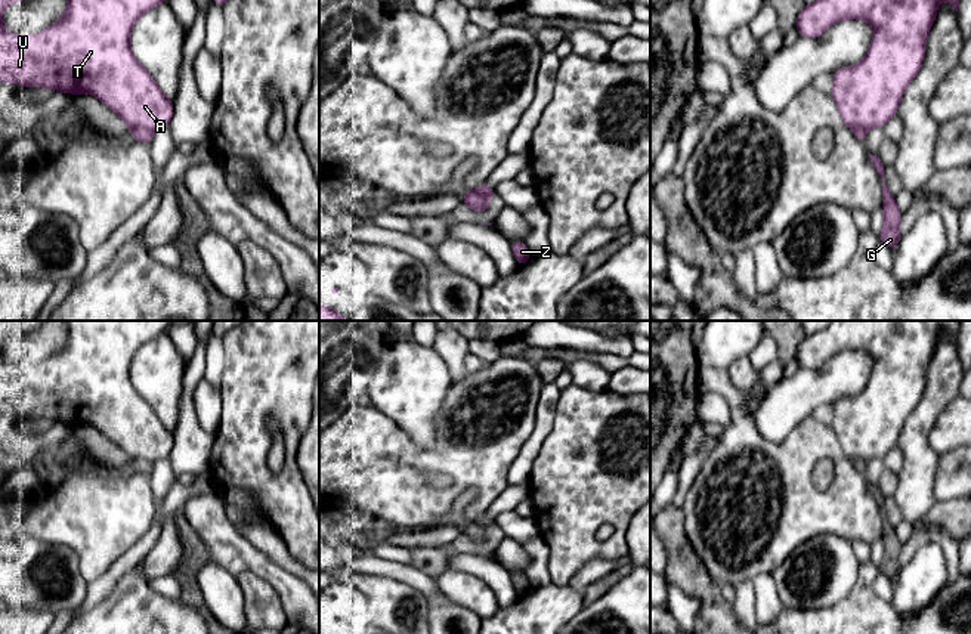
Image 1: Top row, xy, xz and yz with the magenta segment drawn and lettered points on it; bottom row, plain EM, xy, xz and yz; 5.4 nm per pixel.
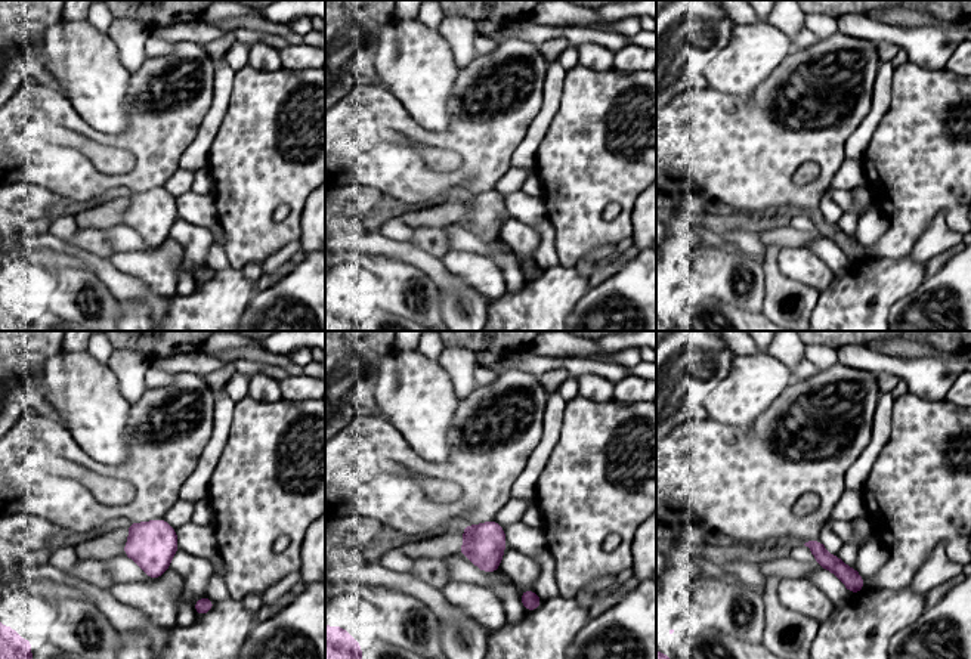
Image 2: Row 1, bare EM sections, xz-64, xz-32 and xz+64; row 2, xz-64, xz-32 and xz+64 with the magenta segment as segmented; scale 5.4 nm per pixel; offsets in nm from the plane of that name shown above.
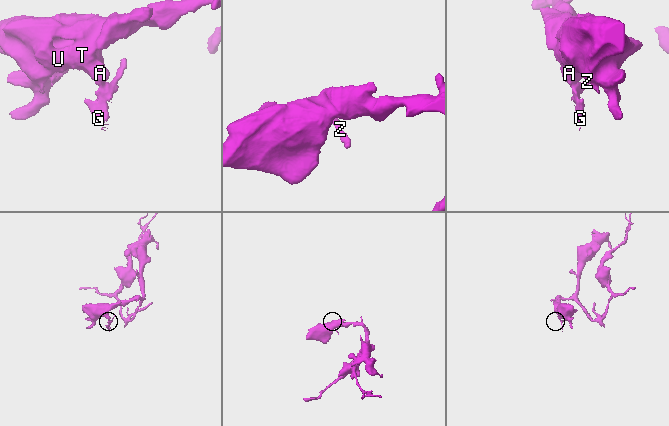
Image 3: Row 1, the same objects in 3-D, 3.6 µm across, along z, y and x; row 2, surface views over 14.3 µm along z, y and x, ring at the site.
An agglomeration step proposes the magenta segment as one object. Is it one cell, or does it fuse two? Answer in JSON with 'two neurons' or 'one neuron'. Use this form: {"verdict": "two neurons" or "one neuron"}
{"verdict": "two neurons"}

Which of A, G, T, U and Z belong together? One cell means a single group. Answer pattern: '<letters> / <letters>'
A T U / G Z

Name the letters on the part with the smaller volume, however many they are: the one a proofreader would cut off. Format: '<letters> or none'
G, Z

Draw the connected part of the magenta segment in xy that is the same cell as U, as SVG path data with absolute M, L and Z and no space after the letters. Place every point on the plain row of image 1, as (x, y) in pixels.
M0 321L0 414L50 418L69 426L90 424L114 440L132 461L157 464L168 458L173 448L173 432L161 423L151 405L133 387L130 364L146 341L168 330L171 321L62 321L68 330L68 338L43 364L16 367L3 358L1 347L7 335L16 331L34 331L46 322L49 321Z

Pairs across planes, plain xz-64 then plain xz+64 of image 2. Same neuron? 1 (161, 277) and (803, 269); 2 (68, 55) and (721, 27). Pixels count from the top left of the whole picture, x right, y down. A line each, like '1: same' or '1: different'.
1: same
2: different

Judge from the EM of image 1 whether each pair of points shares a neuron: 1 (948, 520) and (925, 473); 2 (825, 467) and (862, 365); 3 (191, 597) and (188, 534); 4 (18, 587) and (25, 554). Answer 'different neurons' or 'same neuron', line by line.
1: different neurons
2: different neurons
3: same neuron
4: same neuron

